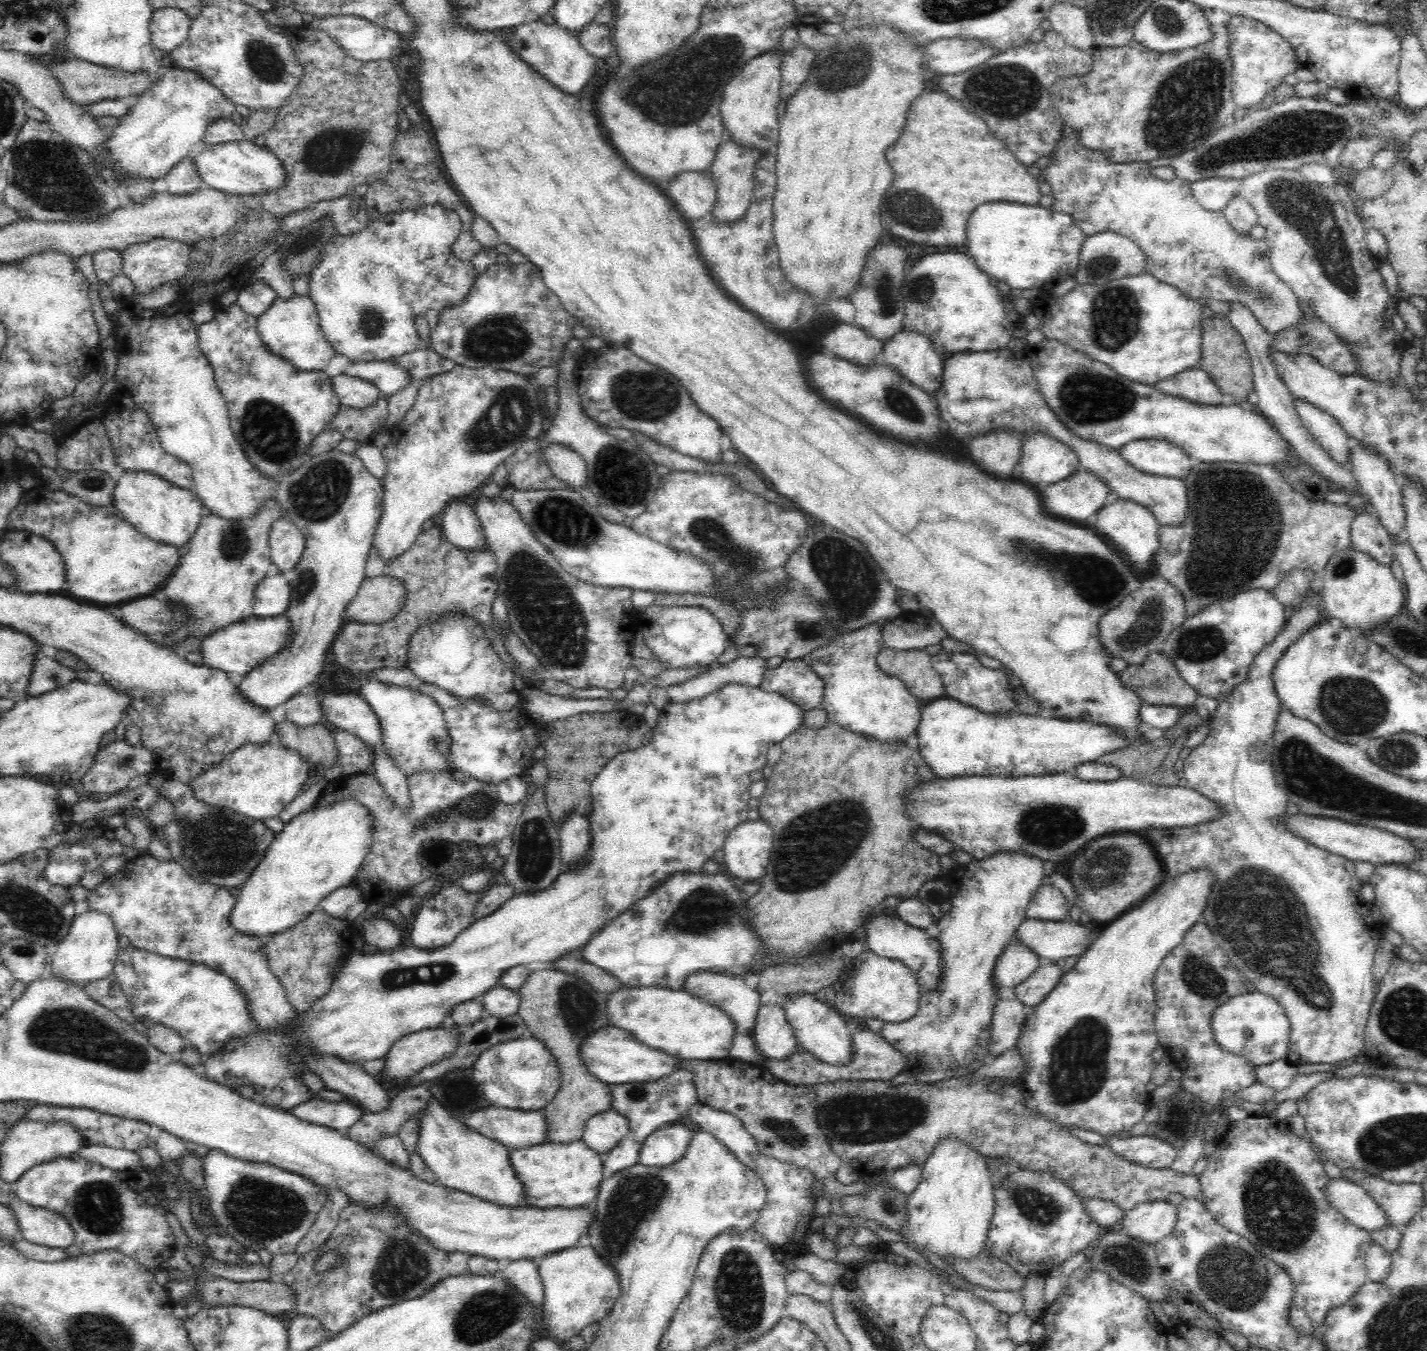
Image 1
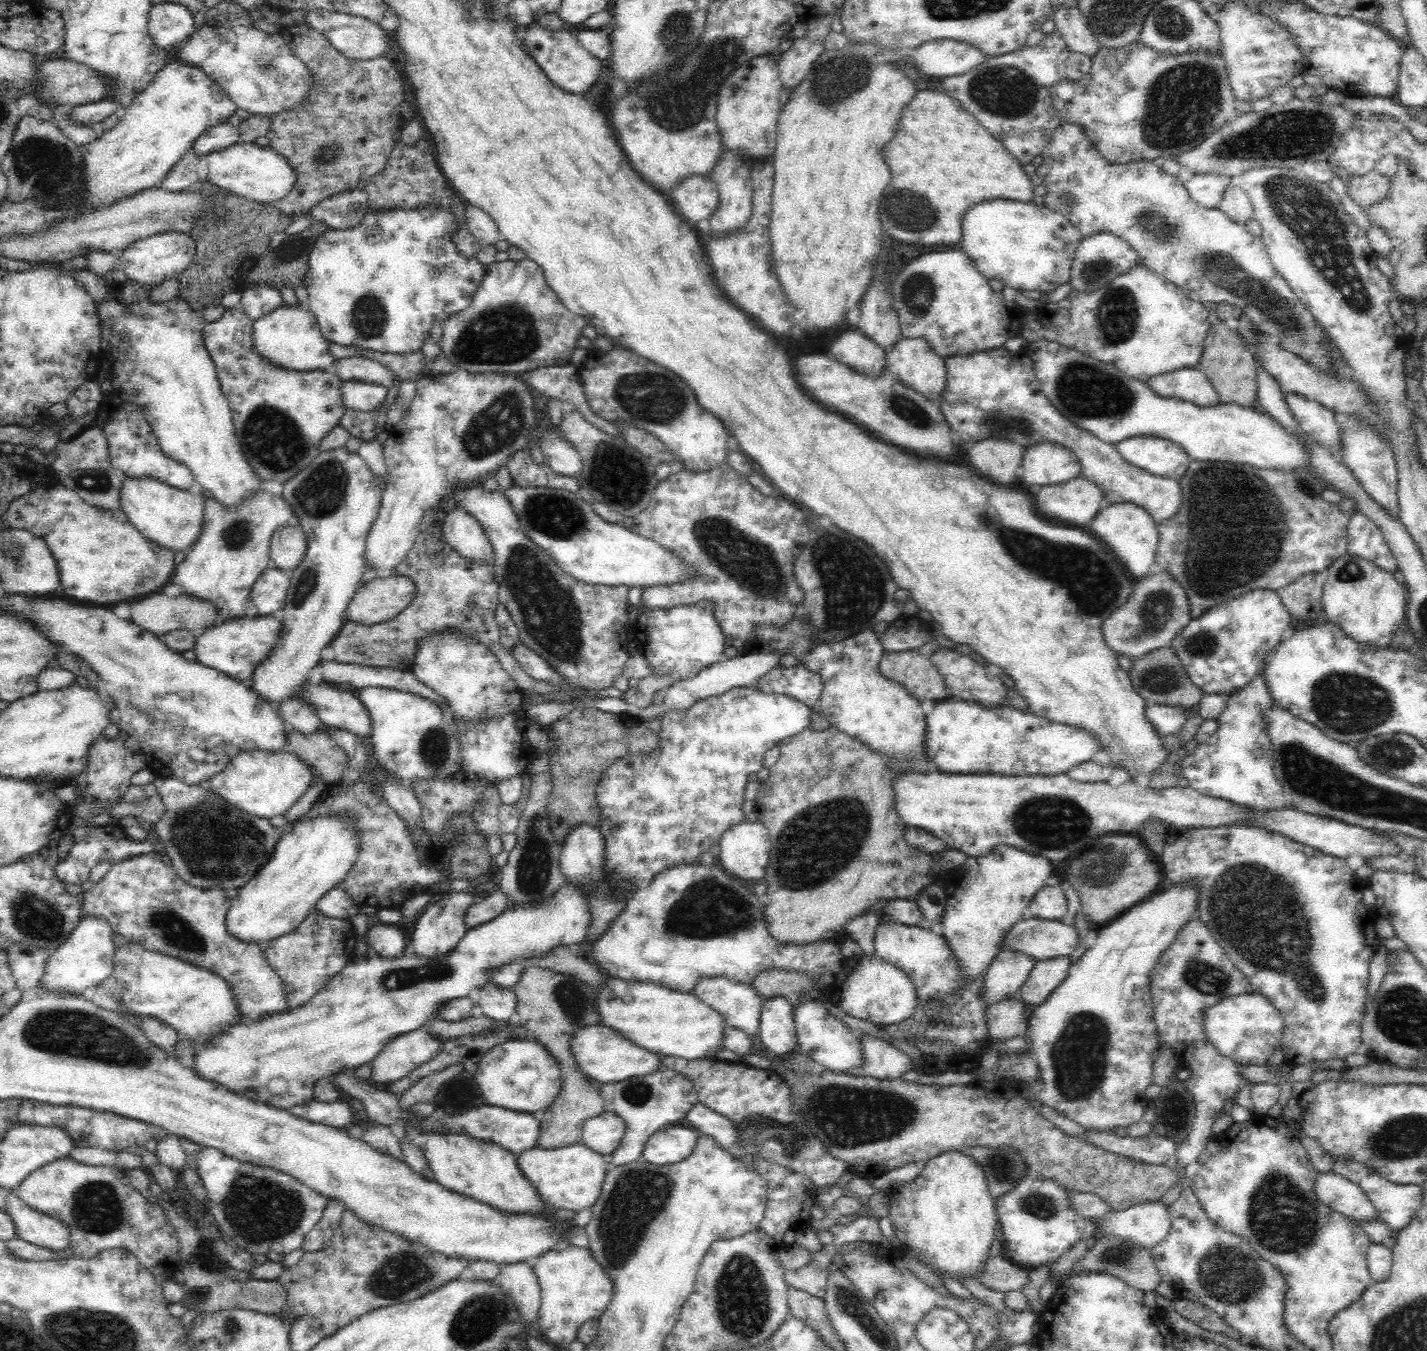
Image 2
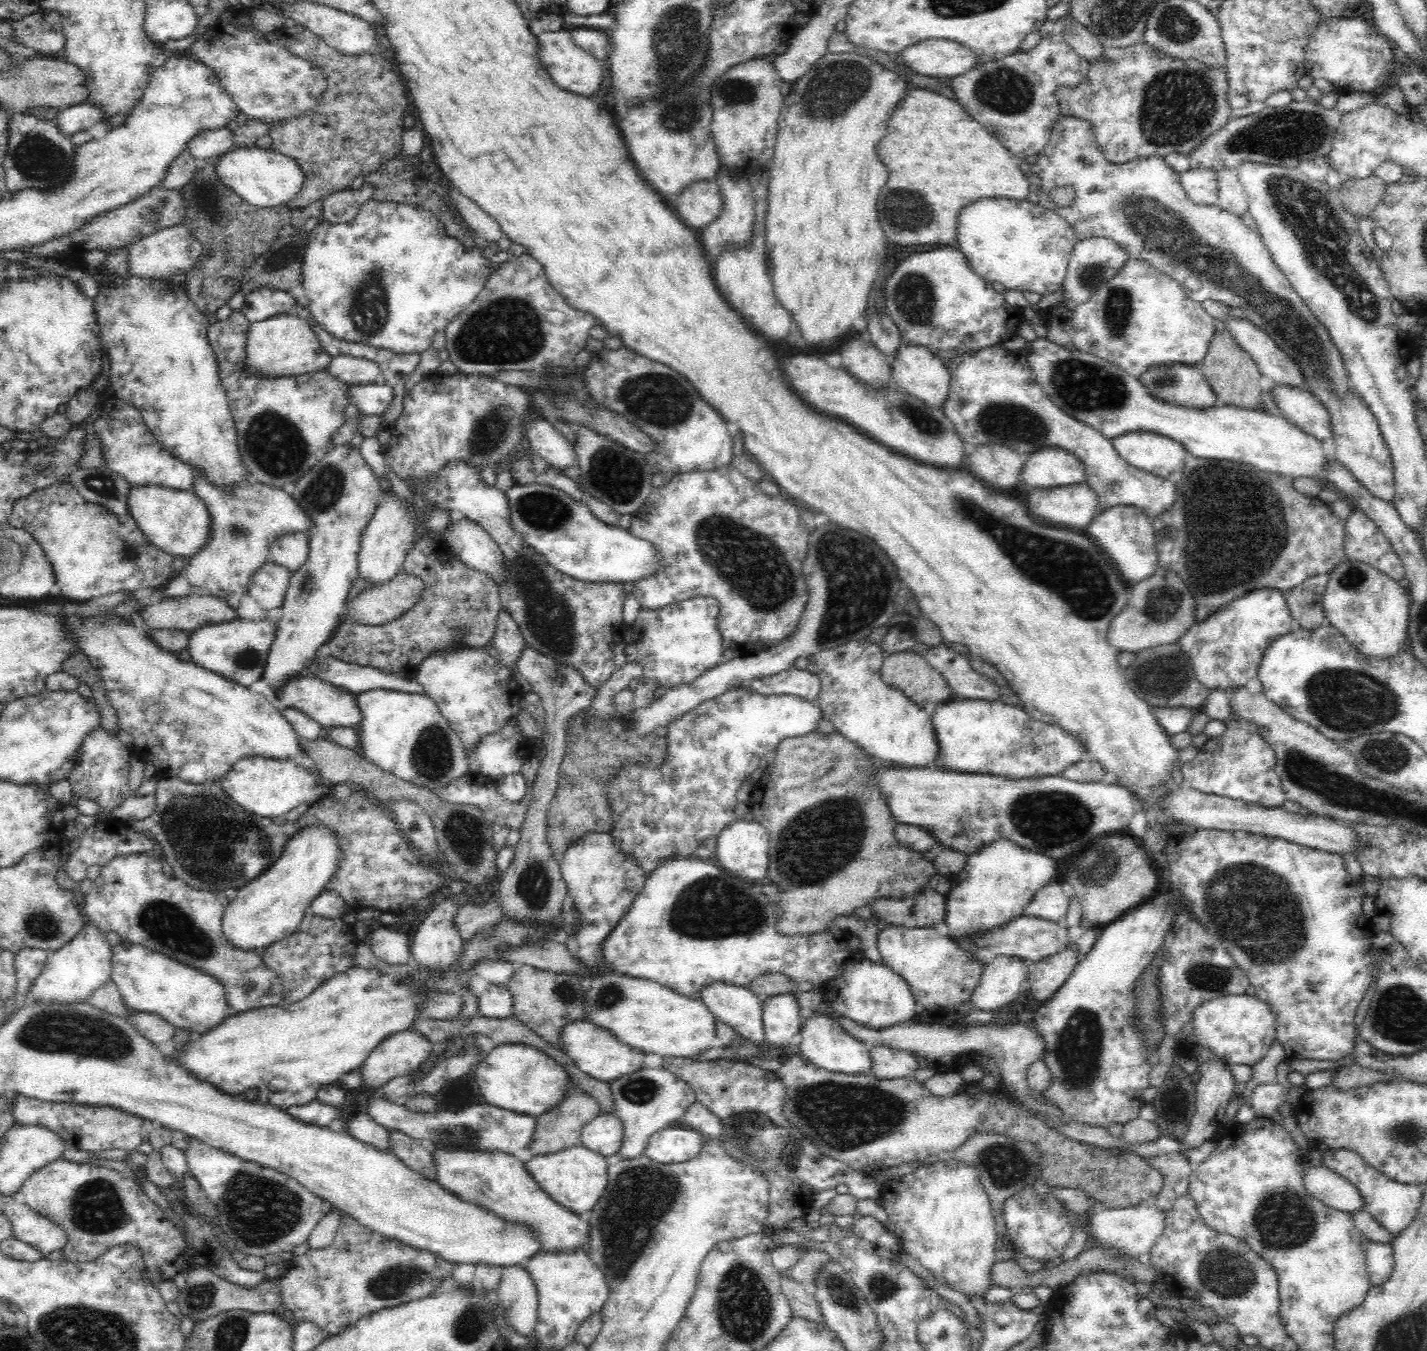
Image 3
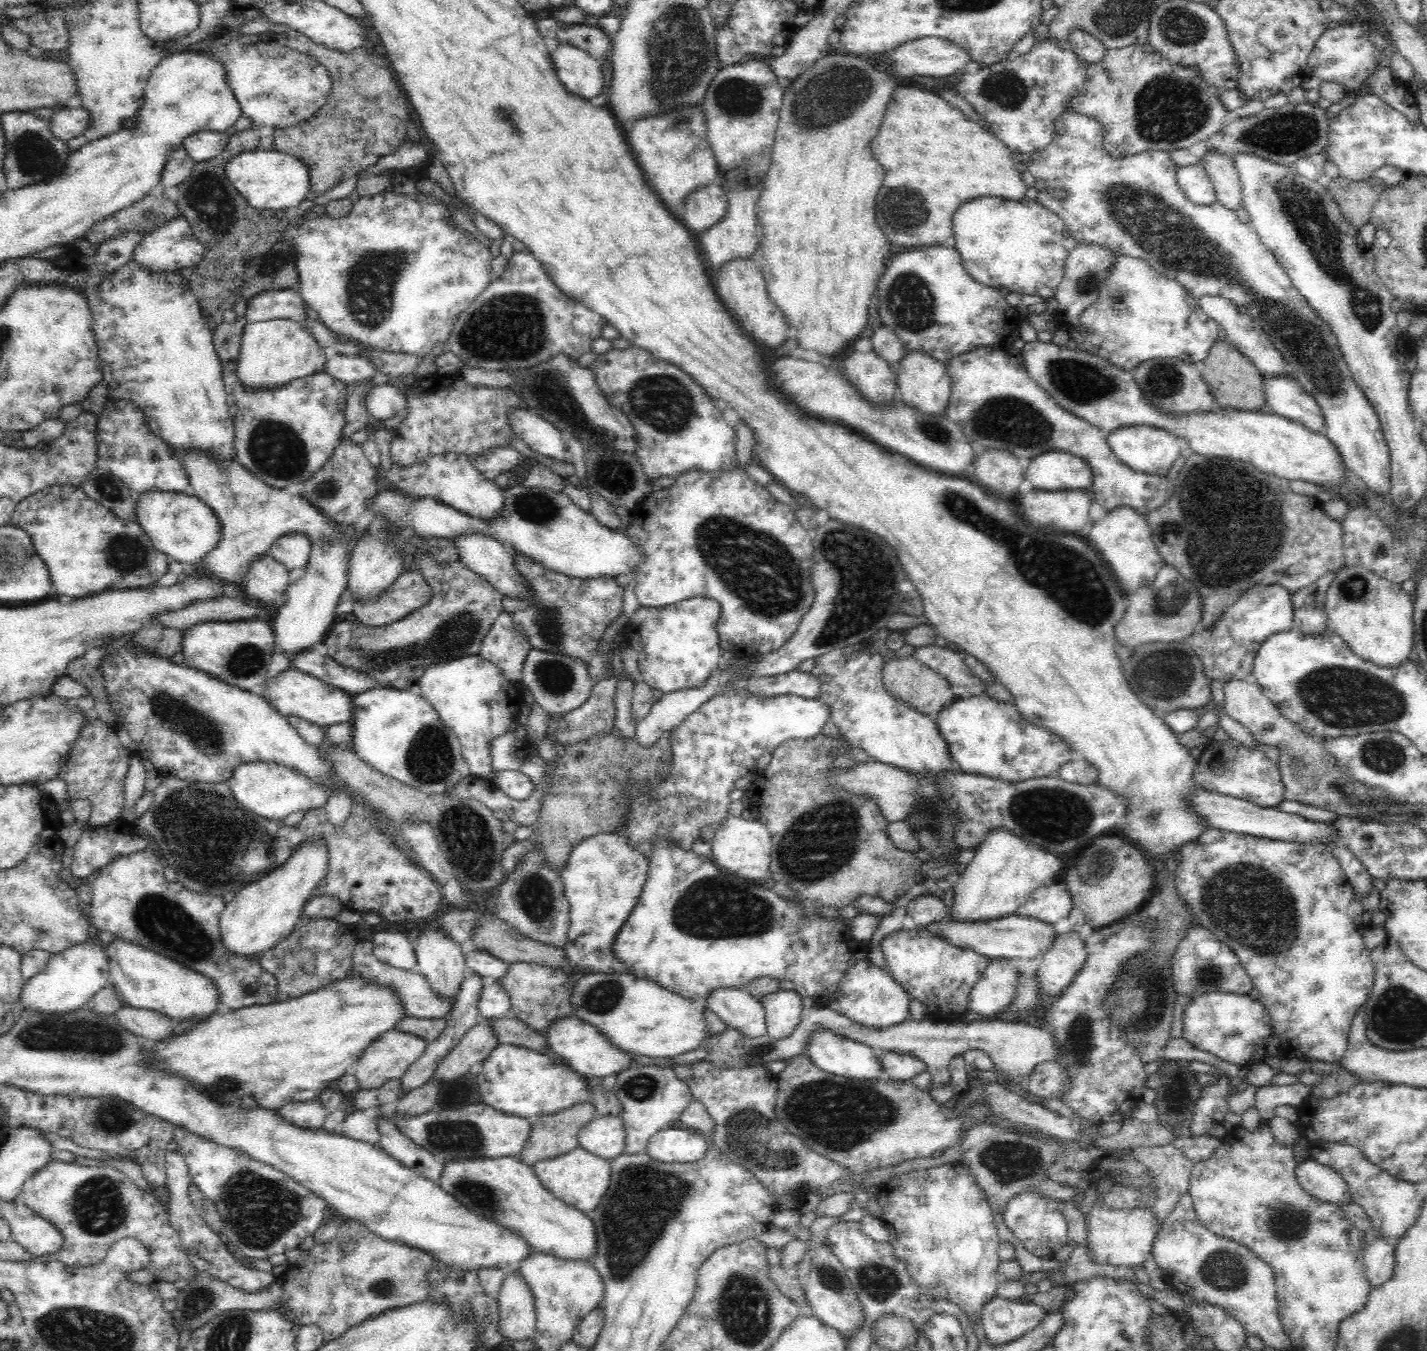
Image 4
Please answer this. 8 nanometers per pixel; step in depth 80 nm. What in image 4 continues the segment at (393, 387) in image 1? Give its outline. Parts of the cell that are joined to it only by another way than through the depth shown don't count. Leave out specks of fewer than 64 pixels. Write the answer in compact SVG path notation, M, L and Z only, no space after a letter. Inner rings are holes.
M329 354L323 372L350 388L360 380L373 377L374 365L359 355Z

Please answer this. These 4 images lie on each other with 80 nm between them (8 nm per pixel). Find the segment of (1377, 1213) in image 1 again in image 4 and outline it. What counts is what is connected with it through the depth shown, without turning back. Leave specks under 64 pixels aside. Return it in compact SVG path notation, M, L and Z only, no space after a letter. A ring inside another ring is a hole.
M1313 1158L1296 1164L1294 1176L1298 1184L1314 1198L1336 1205L1352 1202L1350 1189L1340 1174Z

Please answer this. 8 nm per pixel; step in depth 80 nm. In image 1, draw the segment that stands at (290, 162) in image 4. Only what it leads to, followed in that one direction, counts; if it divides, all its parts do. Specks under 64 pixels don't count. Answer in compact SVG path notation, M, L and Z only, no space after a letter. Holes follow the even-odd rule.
M246 140L205 146L205 149L195 156L195 165L204 187L222 191L227 195L259 197L277 191L287 183L287 170L282 161L265 147L260 147L255 142Z

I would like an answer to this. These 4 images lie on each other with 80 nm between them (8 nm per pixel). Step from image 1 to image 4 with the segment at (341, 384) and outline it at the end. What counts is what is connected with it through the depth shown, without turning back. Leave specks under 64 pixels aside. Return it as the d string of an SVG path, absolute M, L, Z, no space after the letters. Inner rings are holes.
M394 384L374 387L366 393L365 403L370 418L378 425L393 416L405 416L408 412L407 395Z

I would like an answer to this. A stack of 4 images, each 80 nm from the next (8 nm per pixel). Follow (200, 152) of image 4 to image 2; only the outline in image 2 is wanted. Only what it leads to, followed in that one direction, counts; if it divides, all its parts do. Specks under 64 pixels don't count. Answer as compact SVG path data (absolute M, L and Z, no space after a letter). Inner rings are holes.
M230 123L219 124L209 128L196 138L191 150L196 153L196 156L208 156L213 152L224 150L236 143L240 143L238 129L230 125Z

